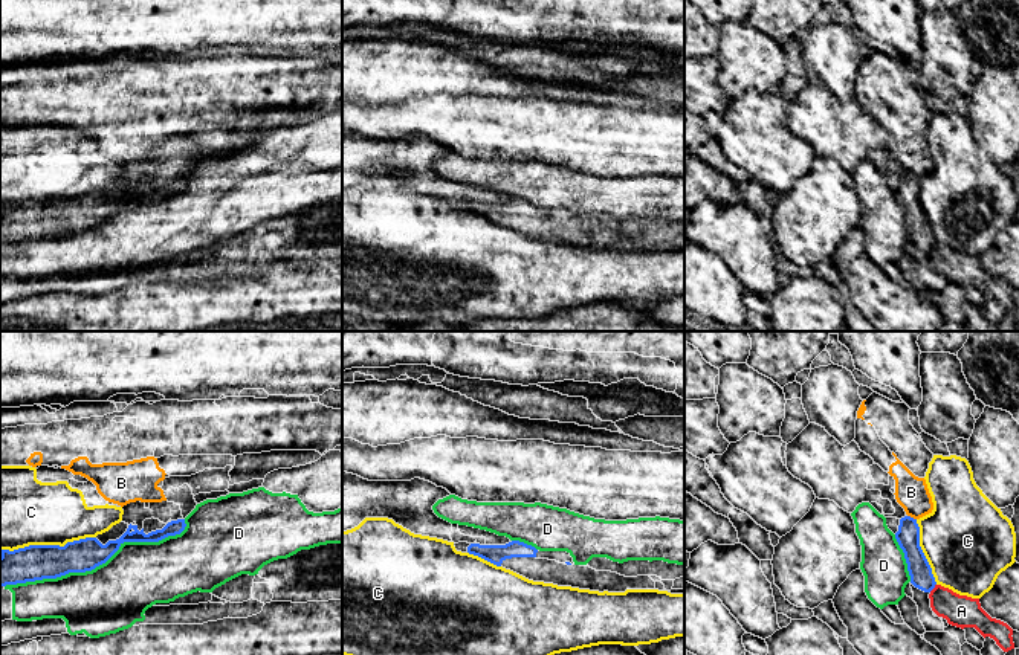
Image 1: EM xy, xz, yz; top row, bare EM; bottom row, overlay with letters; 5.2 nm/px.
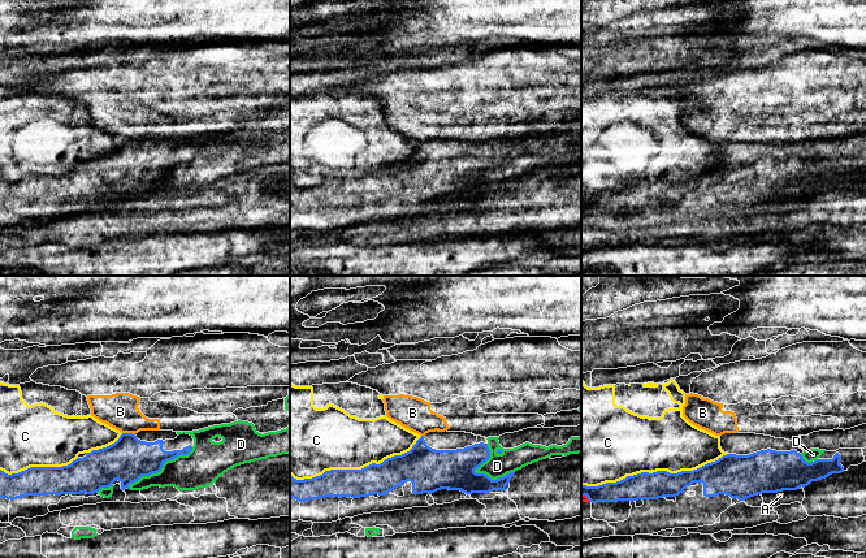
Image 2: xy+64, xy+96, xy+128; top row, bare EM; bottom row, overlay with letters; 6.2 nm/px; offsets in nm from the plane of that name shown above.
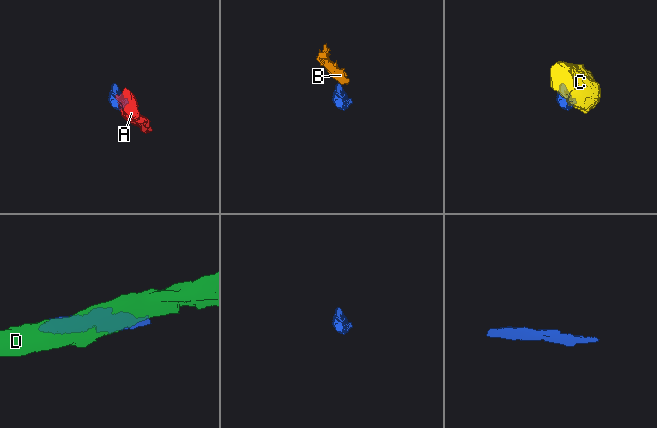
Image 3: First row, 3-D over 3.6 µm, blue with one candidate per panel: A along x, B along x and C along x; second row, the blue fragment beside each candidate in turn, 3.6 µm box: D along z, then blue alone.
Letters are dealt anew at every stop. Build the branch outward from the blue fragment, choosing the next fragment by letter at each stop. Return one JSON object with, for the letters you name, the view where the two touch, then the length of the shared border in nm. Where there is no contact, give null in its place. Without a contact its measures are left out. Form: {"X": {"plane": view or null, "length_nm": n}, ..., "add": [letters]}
{"add": []}

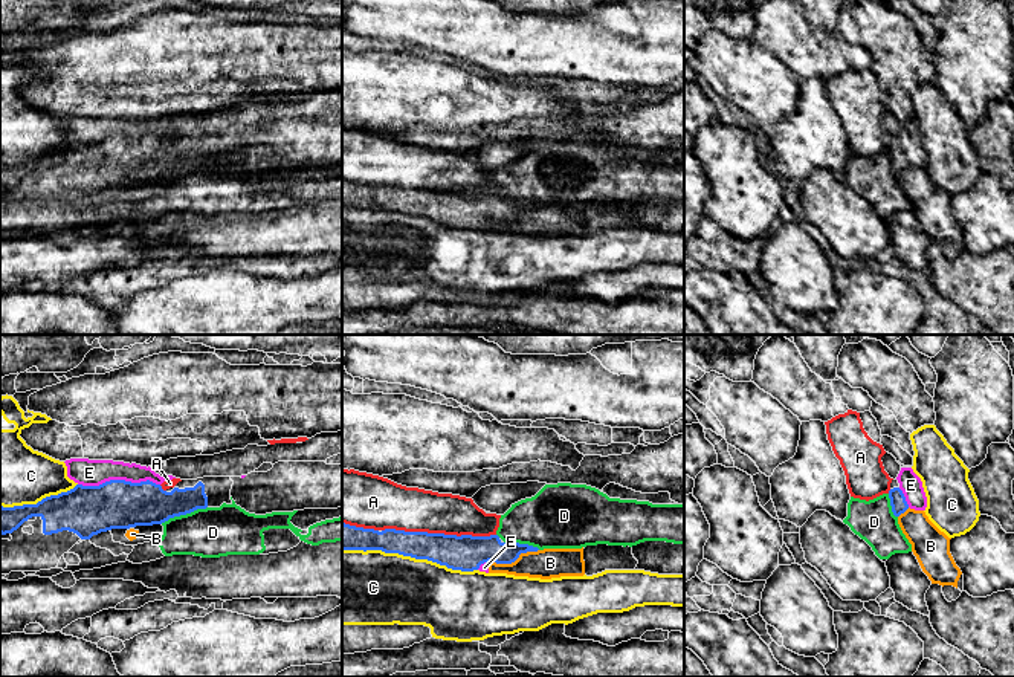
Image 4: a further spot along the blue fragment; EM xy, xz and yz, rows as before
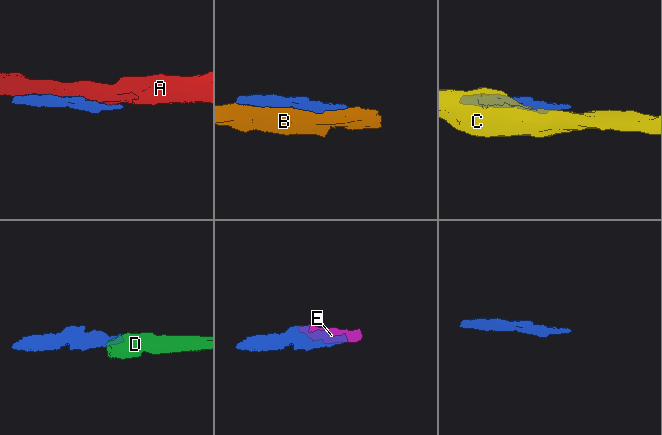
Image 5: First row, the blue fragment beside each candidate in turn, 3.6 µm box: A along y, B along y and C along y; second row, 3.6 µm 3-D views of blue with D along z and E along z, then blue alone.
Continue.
{"E": {"plane": "xy", "length_nm": 440}, "add": ["E"]}

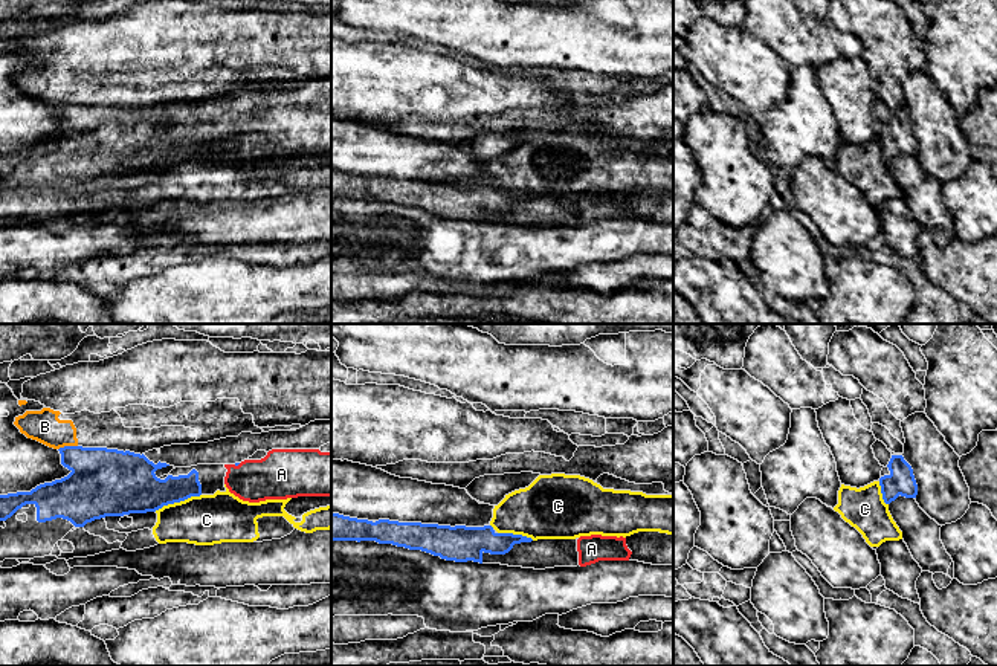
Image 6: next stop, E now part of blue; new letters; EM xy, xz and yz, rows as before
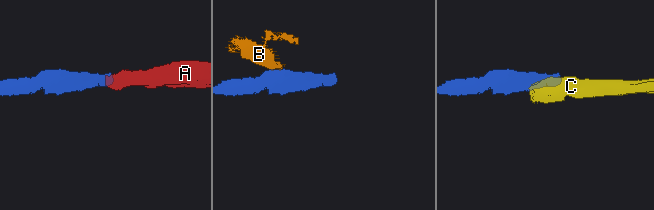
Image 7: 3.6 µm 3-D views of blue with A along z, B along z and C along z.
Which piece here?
{"A": {"plane": "xy", "length_nm": 40}, "add": ["A"]}

